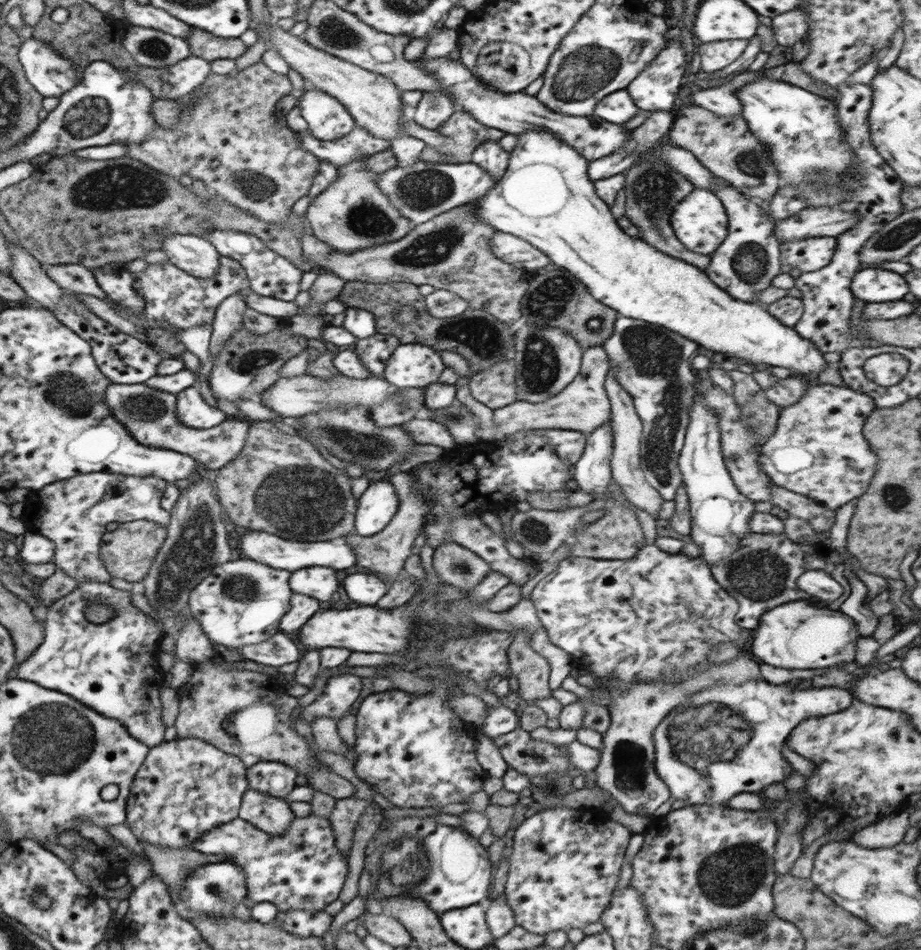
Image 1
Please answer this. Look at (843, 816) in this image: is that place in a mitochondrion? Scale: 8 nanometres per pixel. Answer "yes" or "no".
no

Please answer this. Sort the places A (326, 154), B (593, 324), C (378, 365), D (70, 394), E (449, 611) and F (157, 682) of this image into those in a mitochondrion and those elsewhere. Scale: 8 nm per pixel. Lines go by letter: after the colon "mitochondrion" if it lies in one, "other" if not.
A: other
B: mitochondrion
C: other
D: mitochondrion
E: mitochondrion
F: other

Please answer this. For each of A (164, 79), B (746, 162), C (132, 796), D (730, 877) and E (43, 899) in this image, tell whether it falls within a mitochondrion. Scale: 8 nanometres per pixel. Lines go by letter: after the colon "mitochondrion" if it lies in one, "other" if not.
A: mitochondrion
B: mitochondrion
C: other
D: mitochondrion
E: other

